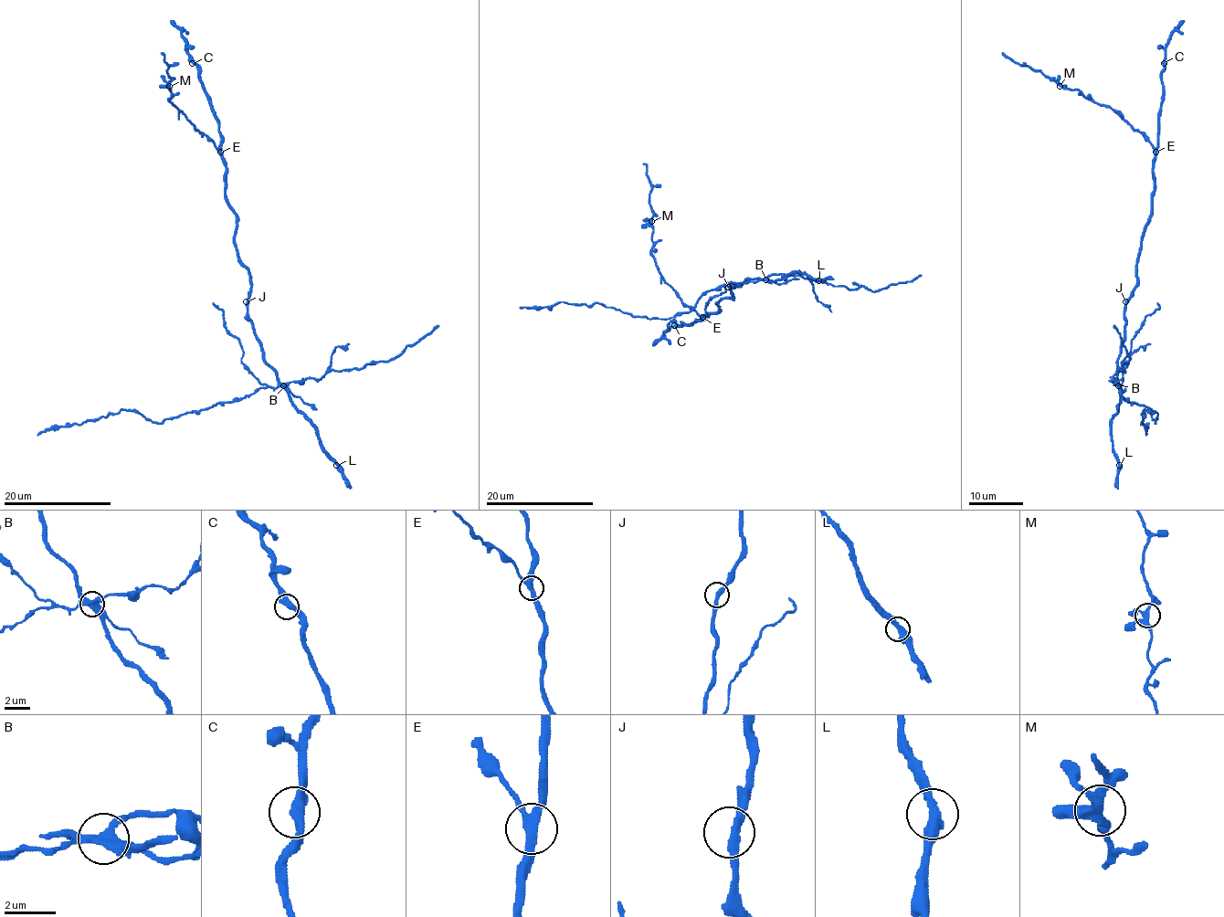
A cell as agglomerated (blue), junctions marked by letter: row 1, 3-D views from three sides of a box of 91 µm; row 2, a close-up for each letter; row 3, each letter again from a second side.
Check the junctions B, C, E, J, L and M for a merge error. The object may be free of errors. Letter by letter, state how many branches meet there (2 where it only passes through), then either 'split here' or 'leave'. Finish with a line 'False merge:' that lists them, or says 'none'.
B: 4 branches meet; split here
C: 2 branches meet; leave
E: 3 branches meet; leave
J: 2 branches meet; leave
L: 2 branches meet; leave
M: 4 branches meet; leave
False merge: B

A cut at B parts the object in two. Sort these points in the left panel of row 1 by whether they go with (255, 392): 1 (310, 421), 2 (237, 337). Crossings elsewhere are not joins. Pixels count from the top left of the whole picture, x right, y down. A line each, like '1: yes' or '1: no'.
1: no
2: yes

